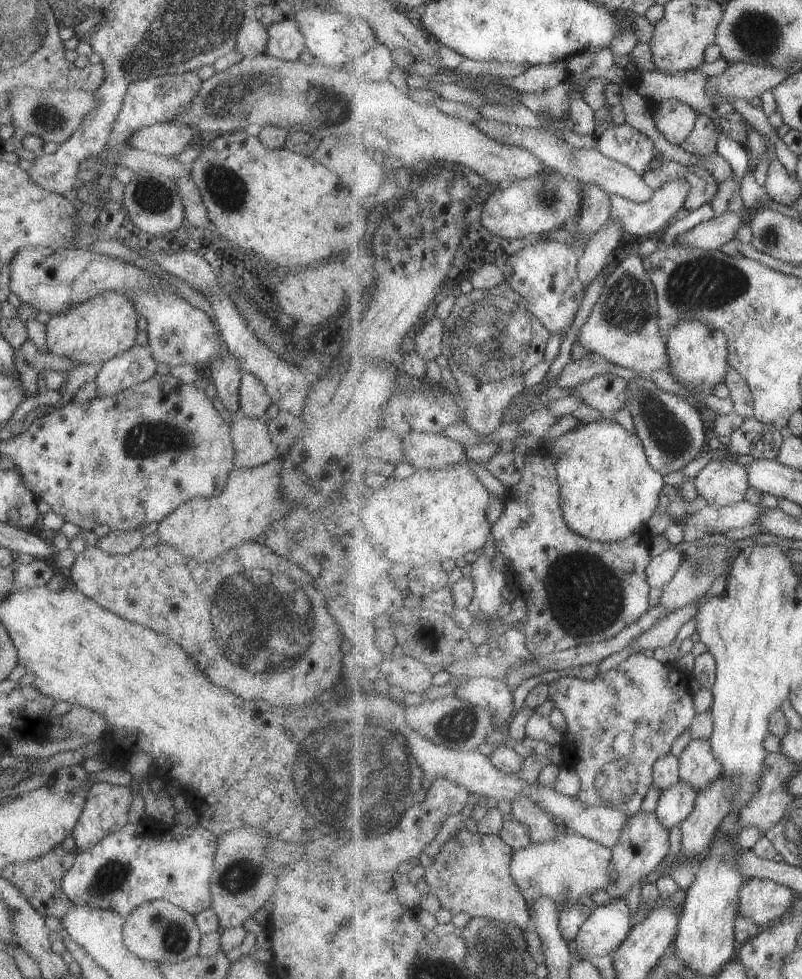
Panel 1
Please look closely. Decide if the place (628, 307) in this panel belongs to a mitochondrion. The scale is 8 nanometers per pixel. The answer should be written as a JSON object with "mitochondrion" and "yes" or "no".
{"mitochondrion":"yes"}

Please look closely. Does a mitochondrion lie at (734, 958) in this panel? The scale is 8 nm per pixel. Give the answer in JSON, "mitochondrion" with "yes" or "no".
{"mitochondrion":"no"}

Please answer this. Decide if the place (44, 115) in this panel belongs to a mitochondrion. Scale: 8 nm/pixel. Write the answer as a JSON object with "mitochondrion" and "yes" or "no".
{"mitochondrion":"yes"}

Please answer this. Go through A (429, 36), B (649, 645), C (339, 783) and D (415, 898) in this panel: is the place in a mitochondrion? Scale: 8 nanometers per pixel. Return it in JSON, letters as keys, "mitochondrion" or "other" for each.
{"A":"other","B":"other","C":"mitochondrion","D":"other"}

